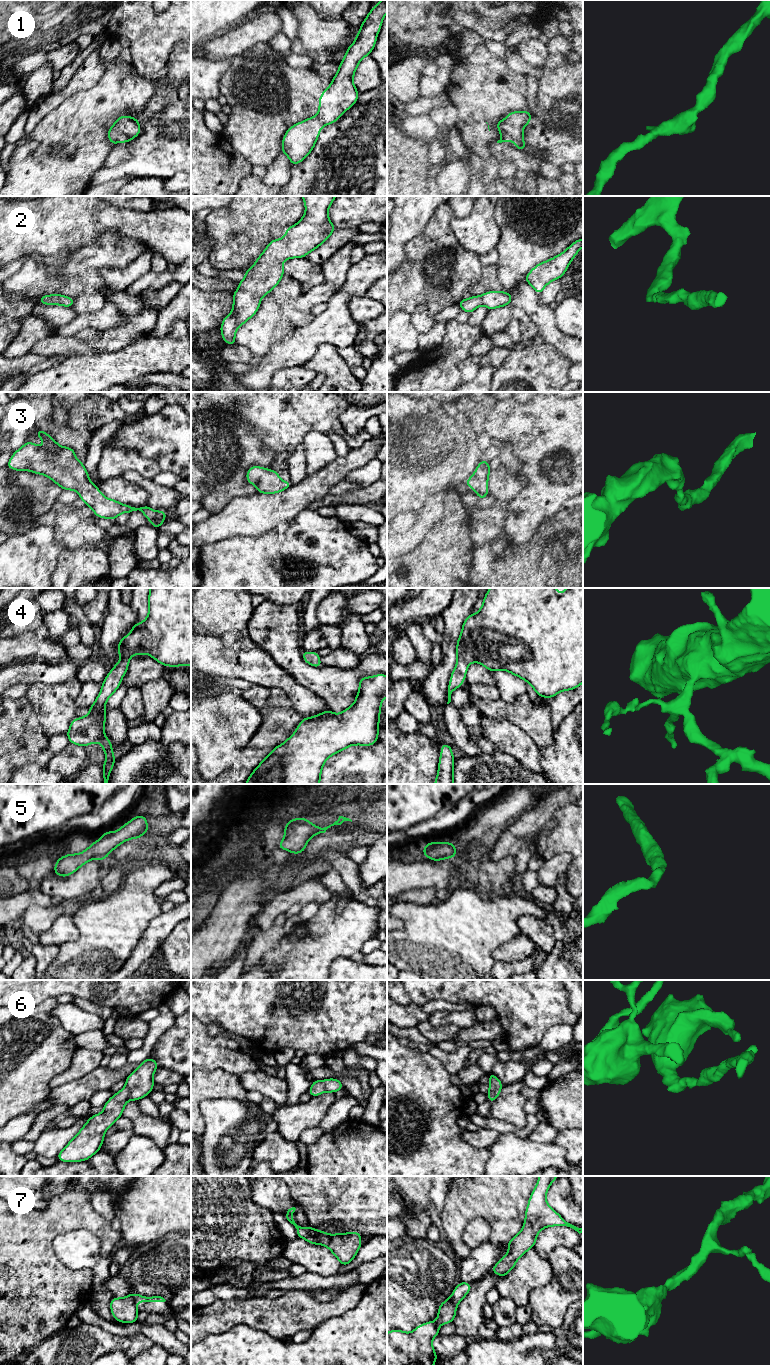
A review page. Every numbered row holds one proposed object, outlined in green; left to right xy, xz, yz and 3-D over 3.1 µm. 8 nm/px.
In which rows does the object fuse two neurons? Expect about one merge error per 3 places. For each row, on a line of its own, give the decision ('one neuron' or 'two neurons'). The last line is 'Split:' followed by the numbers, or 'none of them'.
1: one neuron
2: one neuron
3: one neuron
4: one neuron
5: one neuron
6: one neuron
7: two neurons
Split: 7

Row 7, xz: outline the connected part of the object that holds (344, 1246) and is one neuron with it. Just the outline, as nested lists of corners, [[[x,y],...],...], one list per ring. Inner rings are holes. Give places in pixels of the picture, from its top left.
[[[360,1232],[335,1233],[327,1244],[329,1250],[340,1261],[341,1266],[348,1265],[355,1258],[361,1246]]]

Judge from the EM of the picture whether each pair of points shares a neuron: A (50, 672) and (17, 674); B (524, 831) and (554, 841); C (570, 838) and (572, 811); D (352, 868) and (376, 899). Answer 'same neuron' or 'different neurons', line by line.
A: same neuron
B: different neurons
C: same neuron
D: same neuron

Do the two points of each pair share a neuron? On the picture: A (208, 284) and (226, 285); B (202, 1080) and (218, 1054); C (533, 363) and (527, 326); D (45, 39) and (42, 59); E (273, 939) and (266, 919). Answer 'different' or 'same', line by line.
A: same
B: different
C: same
D: different
E: different

